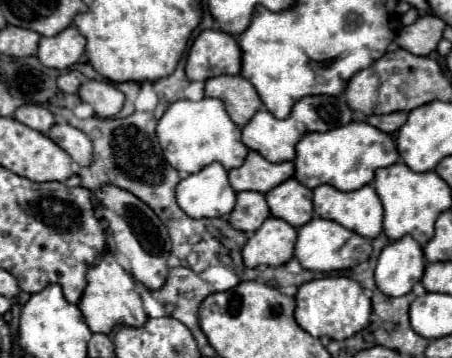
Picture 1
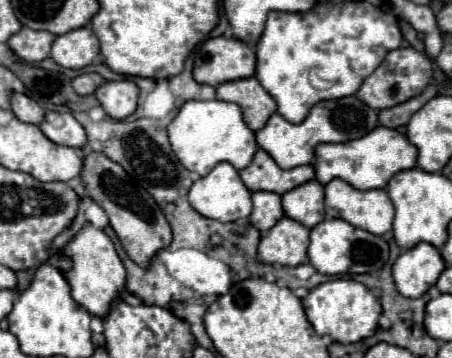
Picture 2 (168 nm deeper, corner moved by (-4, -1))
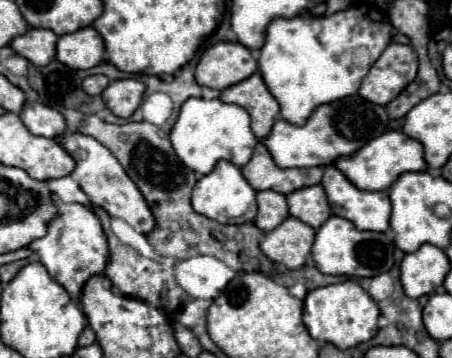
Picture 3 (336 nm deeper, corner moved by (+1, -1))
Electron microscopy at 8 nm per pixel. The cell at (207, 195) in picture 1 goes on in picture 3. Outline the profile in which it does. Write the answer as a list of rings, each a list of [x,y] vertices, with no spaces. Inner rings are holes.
[[[220,160],[216,168],[198,180],[192,192],[192,206],[198,214],[216,220],[220,224],[232,224],[232,222],[250,222],[254,218],[256,210],[256,190],[248,184],[248,180],[242,176],[242,170],[234,166],[228,160]]]

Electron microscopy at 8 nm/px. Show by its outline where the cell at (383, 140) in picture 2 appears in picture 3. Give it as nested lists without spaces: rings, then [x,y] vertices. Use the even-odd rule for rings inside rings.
[[[390,130],[390,132],[386,132],[386,134],[382,134],[382,136],[374,138],[374,140],[370,140],[352,158],[340,158],[340,160],[336,160],[336,166],[360,190],[388,190],[398,180],[400,174],[428,170],[428,164],[424,160],[424,146],[418,140],[406,136],[404,132],[396,132],[396,130]]]

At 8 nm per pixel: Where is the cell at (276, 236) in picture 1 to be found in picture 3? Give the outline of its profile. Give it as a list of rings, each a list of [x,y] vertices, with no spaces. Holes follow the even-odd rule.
[[[286,218],[278,228],[270,230],[262,240],[262,252],[272,262],[282,262],[286,268],[304,266],[314,244],[316,230],[298,218]]]

